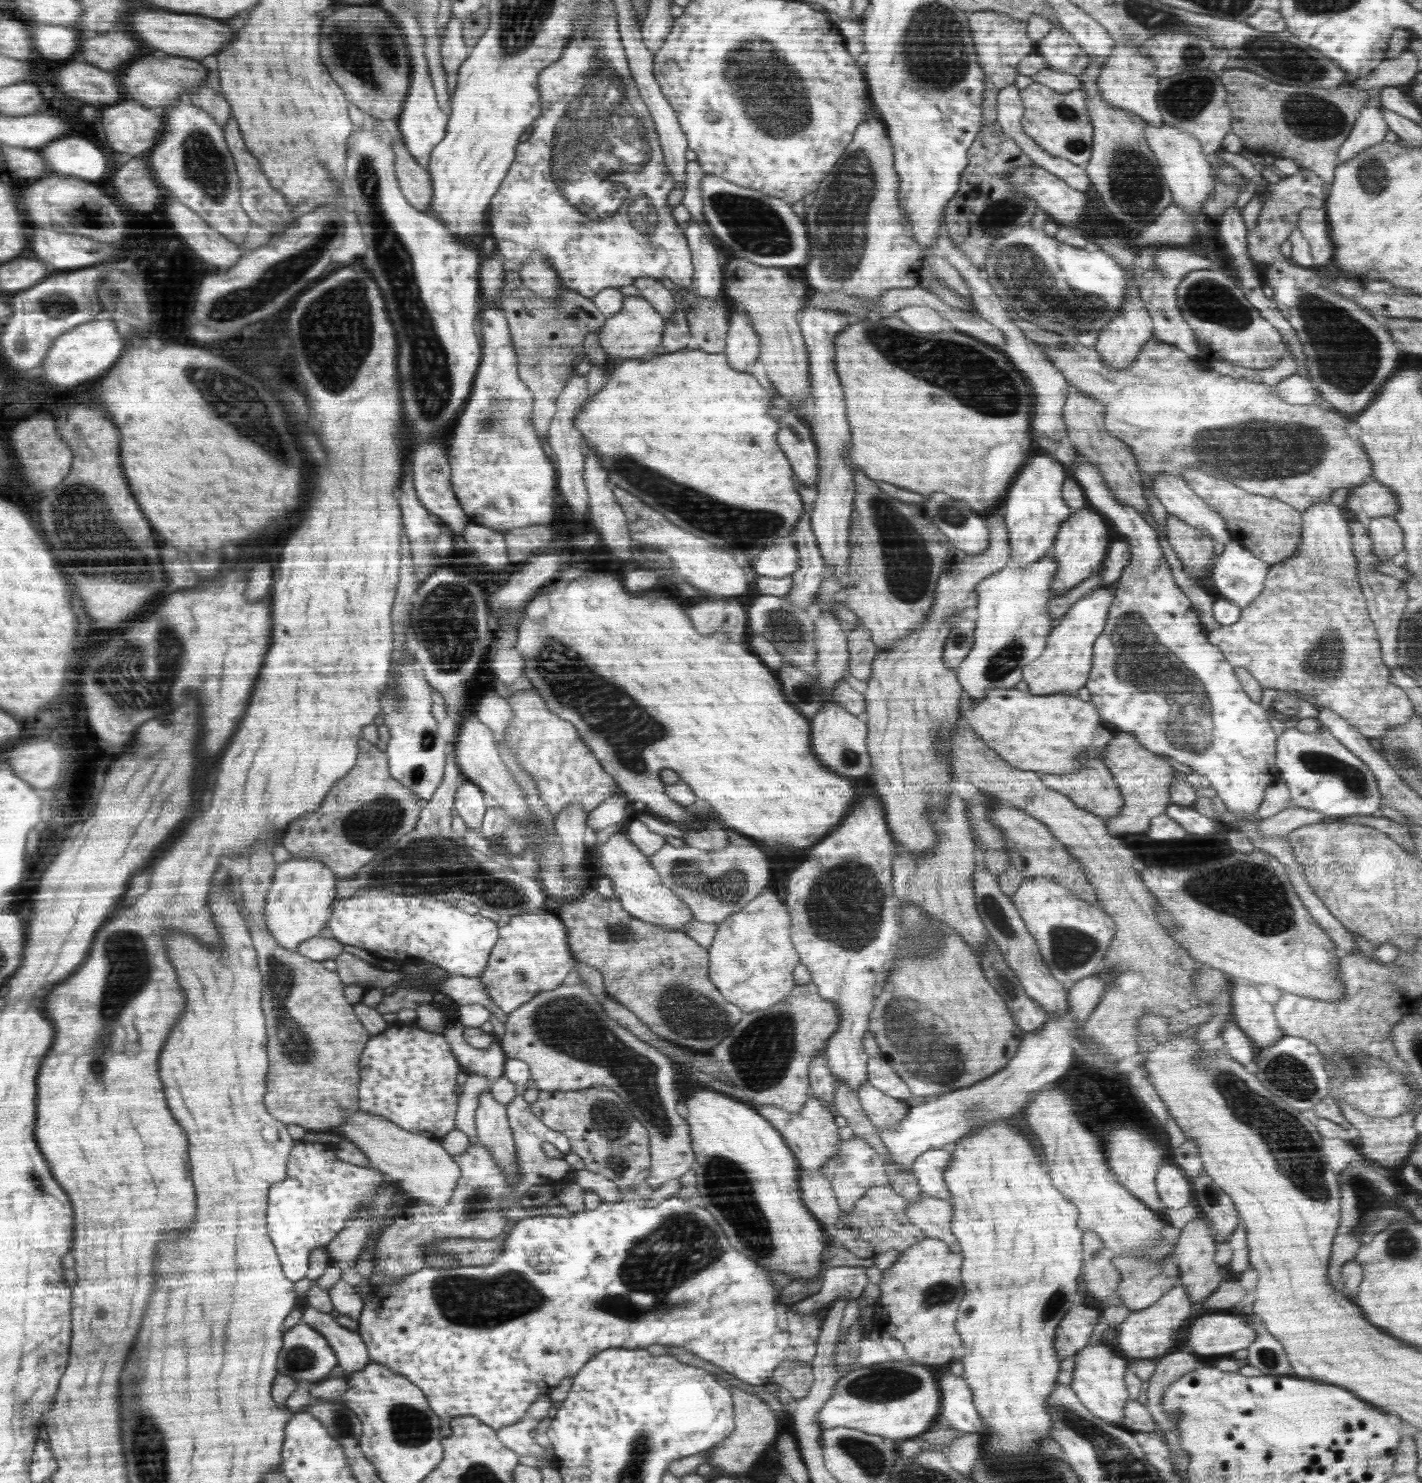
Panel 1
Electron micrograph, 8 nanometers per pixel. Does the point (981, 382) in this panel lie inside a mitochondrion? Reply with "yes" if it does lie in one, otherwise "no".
yes

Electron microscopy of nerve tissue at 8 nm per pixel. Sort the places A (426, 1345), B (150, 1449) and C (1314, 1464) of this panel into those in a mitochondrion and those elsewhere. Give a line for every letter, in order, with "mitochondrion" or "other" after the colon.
A: other
B: mitochondrion
C: other

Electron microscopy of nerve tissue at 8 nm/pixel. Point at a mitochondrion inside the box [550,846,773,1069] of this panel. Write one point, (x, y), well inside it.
(685, 1011)

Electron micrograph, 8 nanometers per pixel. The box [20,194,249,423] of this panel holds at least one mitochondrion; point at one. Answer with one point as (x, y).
(58, 307)

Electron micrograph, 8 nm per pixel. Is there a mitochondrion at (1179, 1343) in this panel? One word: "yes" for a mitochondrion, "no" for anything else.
no

